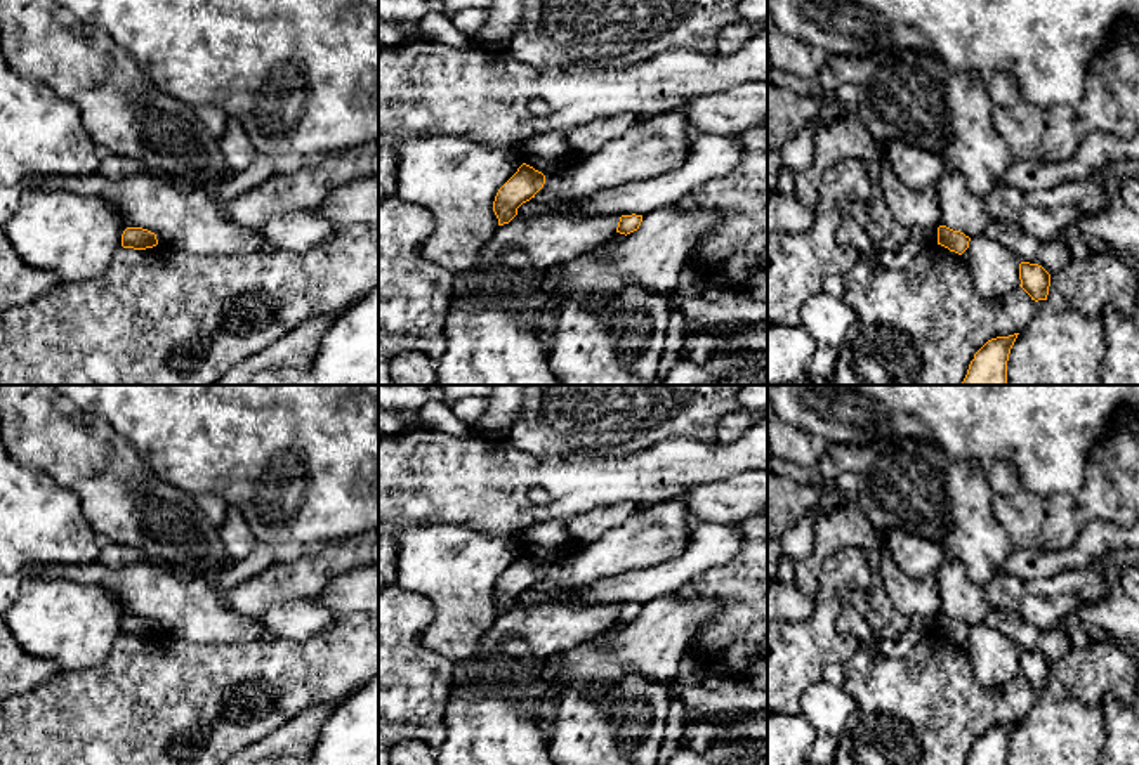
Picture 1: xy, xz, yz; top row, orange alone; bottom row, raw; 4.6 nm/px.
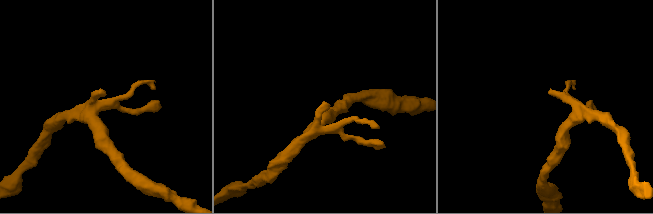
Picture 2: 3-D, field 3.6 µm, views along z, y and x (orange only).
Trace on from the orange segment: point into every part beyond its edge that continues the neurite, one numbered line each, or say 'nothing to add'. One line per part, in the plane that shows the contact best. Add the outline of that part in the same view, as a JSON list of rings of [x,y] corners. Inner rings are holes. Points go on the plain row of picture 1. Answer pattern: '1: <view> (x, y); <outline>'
nothing to add

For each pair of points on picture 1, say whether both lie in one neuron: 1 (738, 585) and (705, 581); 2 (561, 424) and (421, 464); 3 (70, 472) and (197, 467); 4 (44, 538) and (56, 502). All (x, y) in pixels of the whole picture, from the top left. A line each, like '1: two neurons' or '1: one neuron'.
1: one neuron
2: two neurons
3: two neurons
4: one neuron

